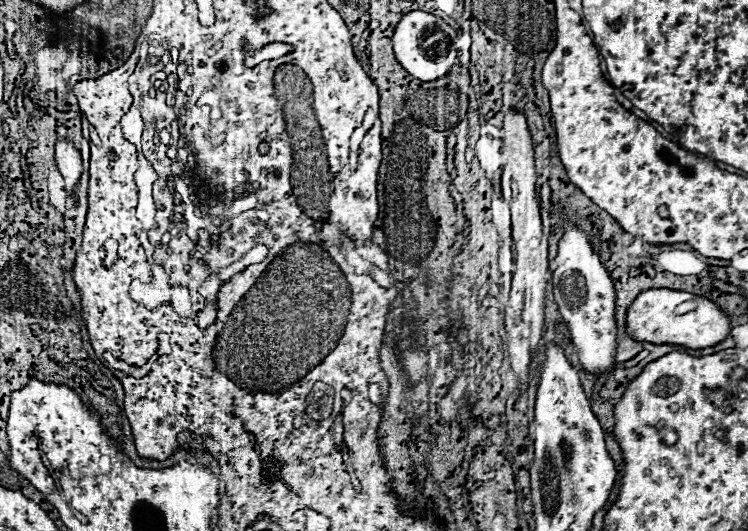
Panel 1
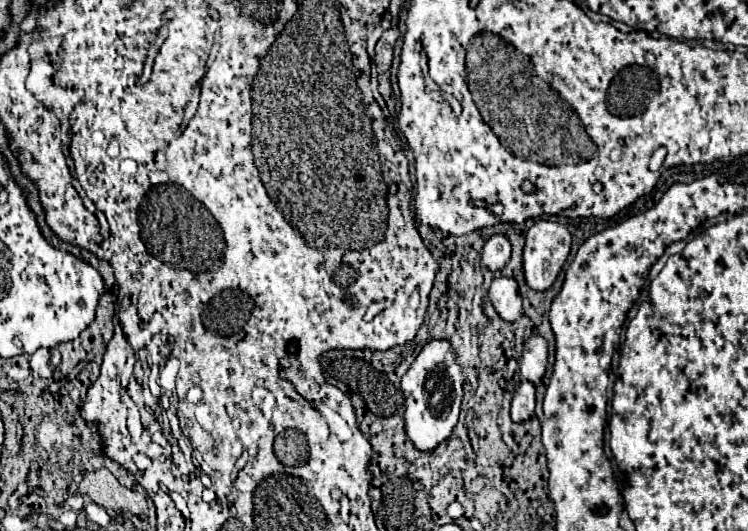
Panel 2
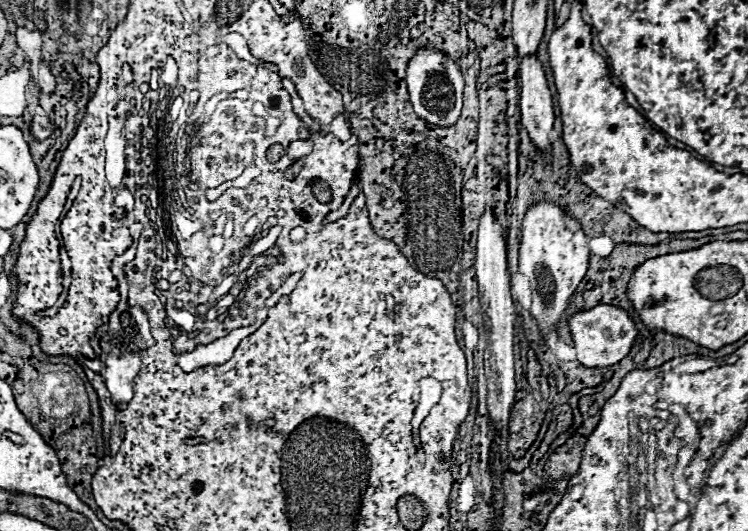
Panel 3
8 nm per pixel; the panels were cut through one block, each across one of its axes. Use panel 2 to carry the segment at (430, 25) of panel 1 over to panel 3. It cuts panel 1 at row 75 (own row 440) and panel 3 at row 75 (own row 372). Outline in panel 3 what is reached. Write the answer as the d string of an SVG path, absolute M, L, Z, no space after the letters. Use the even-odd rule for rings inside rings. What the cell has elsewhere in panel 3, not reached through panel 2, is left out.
M420 48L408 62L406 84L408 84L408 94L414 106L414 112L420 118L424 118L428 124L438 124L438 126L456 124L462 110L464 76L458 64L448 54L436 48Z

